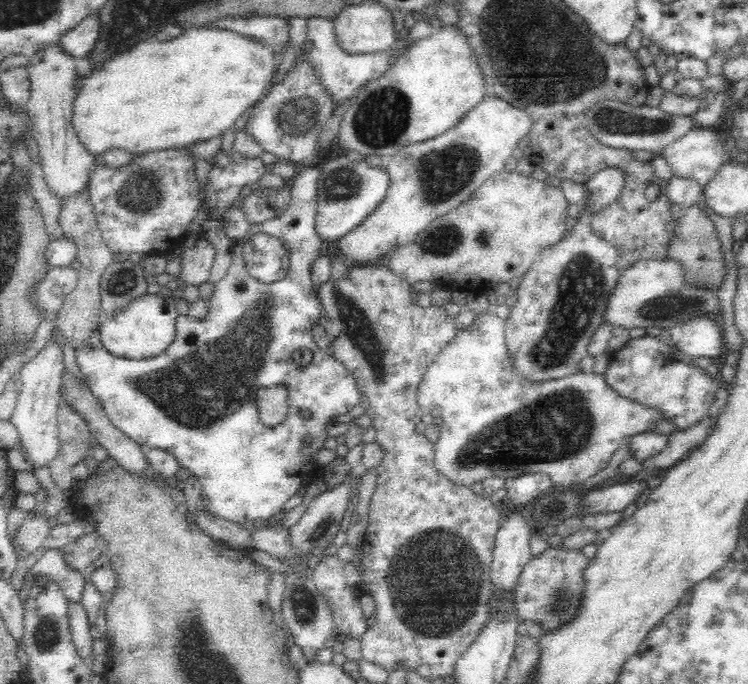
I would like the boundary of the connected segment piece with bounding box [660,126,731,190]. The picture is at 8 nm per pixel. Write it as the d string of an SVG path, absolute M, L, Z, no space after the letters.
M695 127L684 136L678 137L668 143L660 152L661 157L668 163L673 176L690 177L703 186L716 172L716 169L727 159L731 153L721 141L717 128Z

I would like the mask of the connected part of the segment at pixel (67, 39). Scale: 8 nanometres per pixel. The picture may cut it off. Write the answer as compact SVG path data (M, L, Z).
M94 13L84 17L74 28L67 30L60 40L66 52L73 57L87 57L100 38L103 22L100 14Z

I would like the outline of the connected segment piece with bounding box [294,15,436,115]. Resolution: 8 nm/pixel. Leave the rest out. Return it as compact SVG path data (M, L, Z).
M425 15L422 20L416 21L416 24L408 32L405 31L401 35L396 35L396 40L387 49L364 54L348 54L341 48L338 48L333 25L332 19L309 17L306 20L304 42L294 52L294 64L307 60L307 64L315 72L321 88L323 88L326 96L333 104L332 115L340 108L340 104L346 104L348 100L353 101L371 80L383 77L410 47L418 44L418 42L422 42L424 38L432 36L436 31Z

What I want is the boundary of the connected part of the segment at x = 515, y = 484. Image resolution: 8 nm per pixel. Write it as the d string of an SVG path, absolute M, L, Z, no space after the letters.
M528 473L506 479L504 488L507 490L512 507L522 507L530 504L534 498L544 495L552 485L548 475Z

